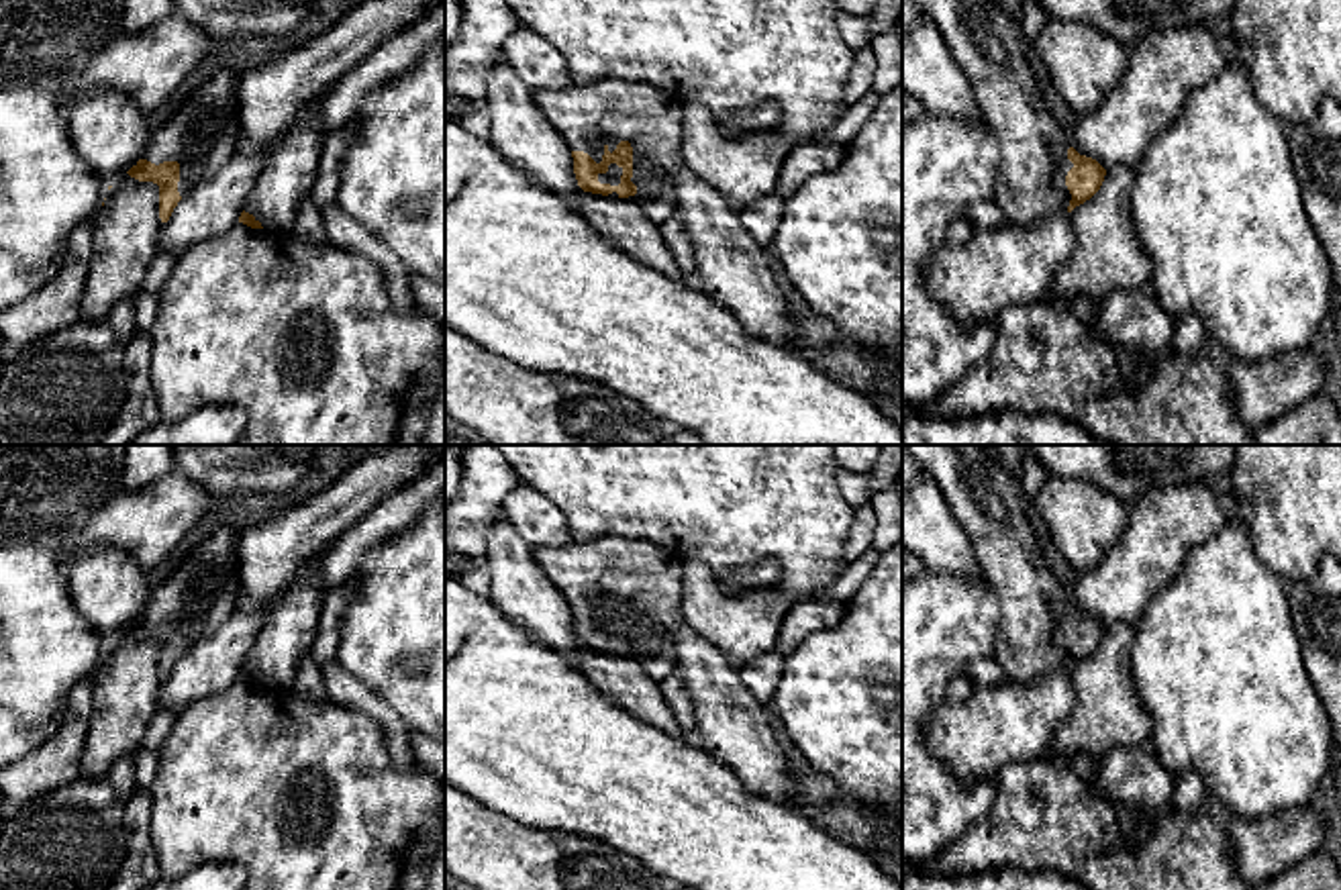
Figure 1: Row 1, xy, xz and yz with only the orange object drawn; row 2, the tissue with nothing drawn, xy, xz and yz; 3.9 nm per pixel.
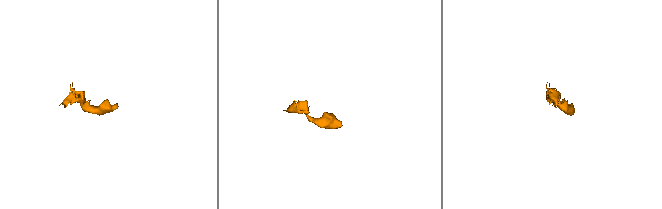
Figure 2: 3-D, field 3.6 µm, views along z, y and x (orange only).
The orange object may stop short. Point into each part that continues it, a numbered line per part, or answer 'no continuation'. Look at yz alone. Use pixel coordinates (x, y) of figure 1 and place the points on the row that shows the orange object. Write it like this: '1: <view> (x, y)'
1: yz (990, 50)

